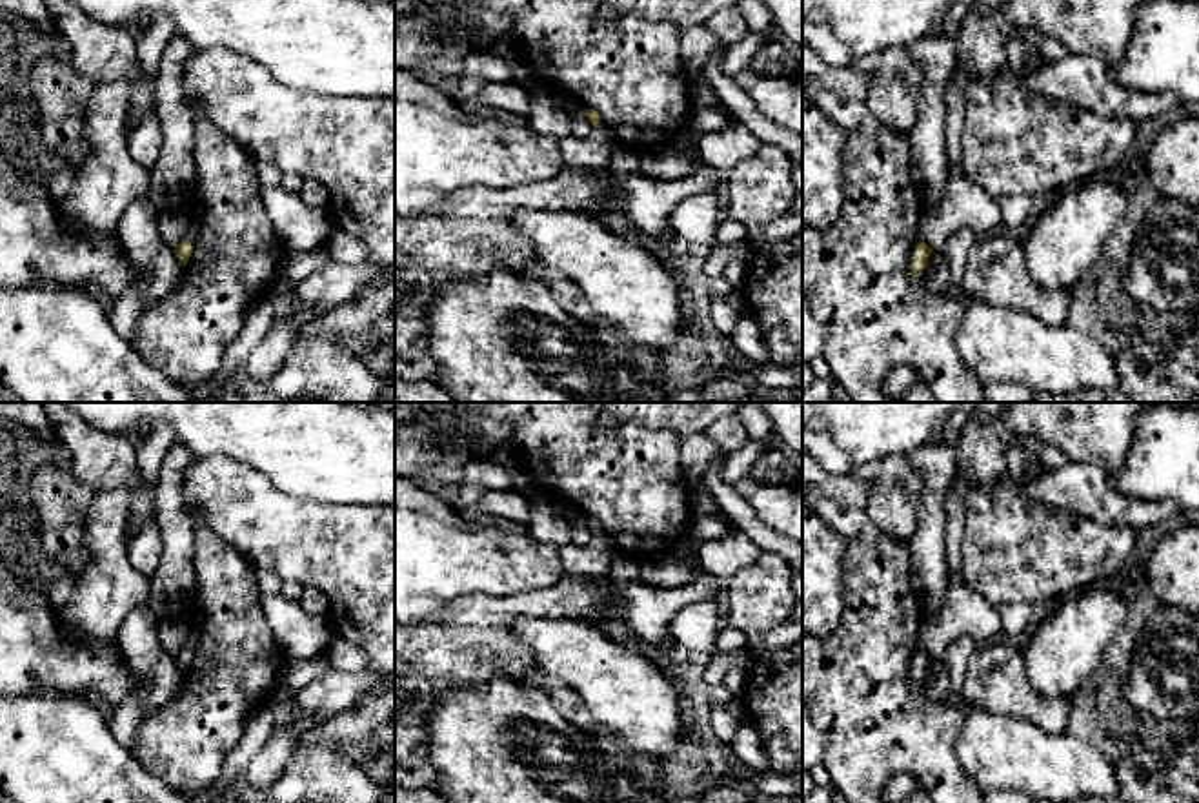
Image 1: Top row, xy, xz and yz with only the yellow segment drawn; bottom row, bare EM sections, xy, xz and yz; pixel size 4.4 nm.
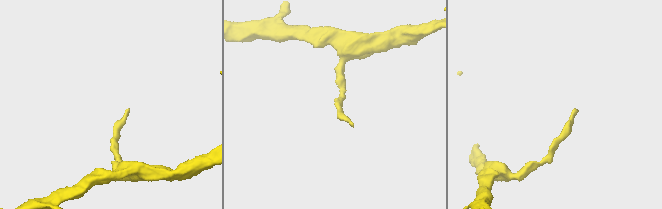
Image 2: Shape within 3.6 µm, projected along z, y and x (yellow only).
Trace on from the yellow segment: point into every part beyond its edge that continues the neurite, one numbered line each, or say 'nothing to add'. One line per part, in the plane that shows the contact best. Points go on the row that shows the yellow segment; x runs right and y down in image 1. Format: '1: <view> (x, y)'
nothing to add

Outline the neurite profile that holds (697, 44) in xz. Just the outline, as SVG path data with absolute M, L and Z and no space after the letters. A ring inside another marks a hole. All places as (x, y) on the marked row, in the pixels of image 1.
M693 25L680 33L680 67L690 76L699 76L704 62L726 46L704 25Z

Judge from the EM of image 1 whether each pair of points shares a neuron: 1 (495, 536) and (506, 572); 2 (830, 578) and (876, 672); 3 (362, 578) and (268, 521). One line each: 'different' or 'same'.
1: same
2: different
3: same

